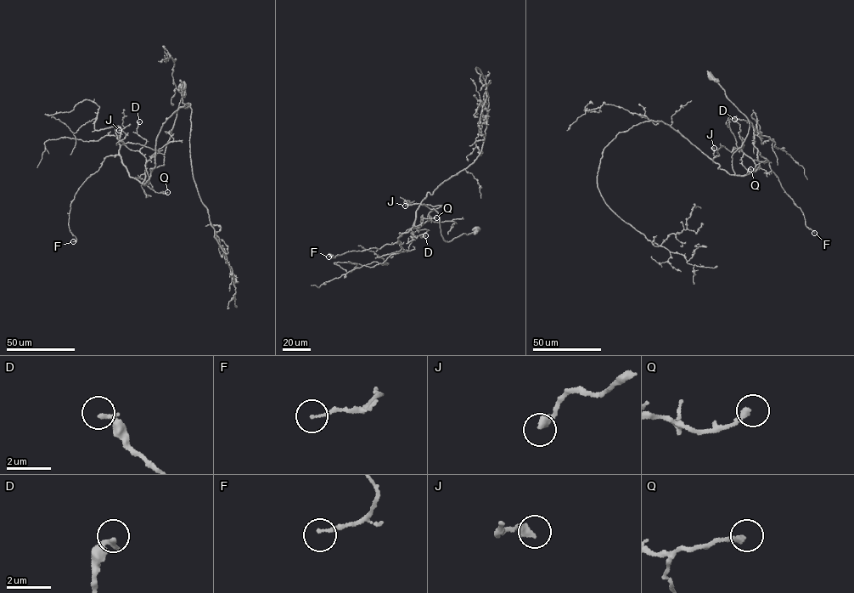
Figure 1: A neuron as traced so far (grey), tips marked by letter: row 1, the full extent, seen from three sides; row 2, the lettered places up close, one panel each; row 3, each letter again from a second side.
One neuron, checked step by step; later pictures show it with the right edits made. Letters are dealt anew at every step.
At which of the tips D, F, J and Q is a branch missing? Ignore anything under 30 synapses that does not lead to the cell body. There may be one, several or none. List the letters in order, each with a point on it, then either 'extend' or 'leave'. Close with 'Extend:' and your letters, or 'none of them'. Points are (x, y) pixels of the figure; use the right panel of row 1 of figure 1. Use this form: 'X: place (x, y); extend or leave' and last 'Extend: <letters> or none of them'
D: place (734, 119); leave
F: place (814, 233); leave
J: place (714, 148); leave
Q: place (750, 169); leave
Extend: none of them

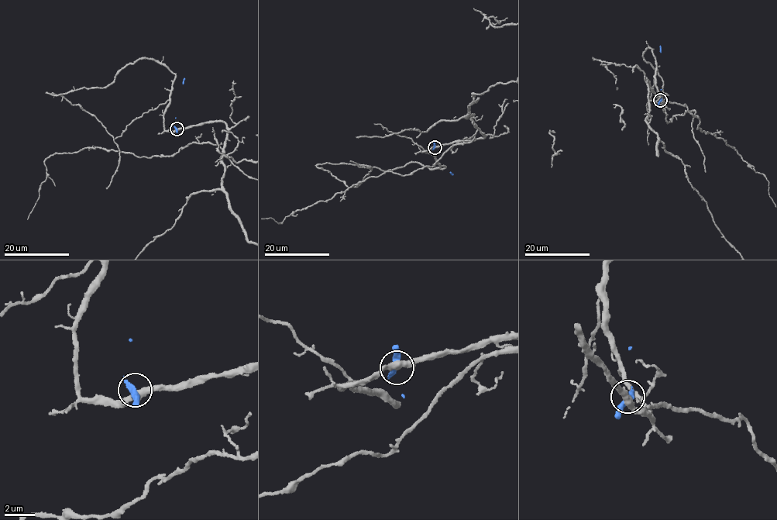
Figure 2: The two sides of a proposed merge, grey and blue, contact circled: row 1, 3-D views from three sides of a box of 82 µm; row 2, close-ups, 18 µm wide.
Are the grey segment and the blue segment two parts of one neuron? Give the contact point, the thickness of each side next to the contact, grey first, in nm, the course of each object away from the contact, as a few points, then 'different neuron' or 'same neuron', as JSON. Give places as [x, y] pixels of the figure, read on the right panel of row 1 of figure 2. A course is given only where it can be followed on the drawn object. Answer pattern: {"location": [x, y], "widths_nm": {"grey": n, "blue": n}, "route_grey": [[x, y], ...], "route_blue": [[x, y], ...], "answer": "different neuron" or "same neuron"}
{"location": [660, 100], "widths_nm": {"grey": 380, "blue": 480}, "route_blue": [[661, 99], [660, 46]], "answer": "different neuron"}

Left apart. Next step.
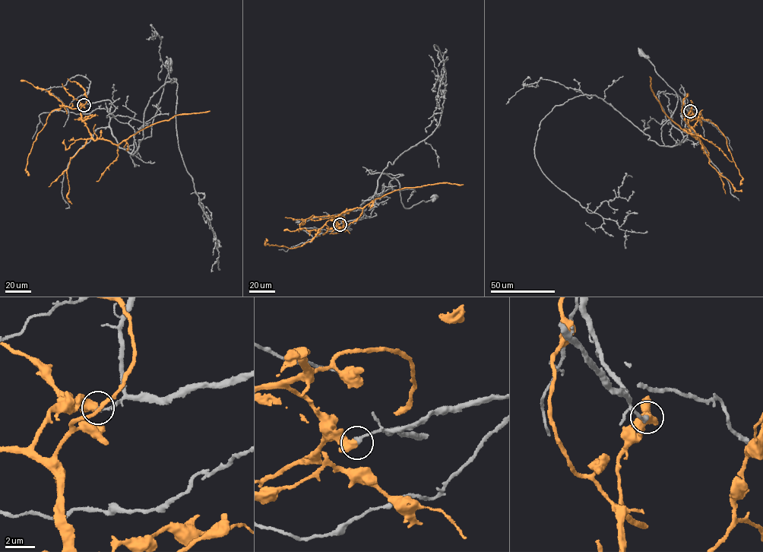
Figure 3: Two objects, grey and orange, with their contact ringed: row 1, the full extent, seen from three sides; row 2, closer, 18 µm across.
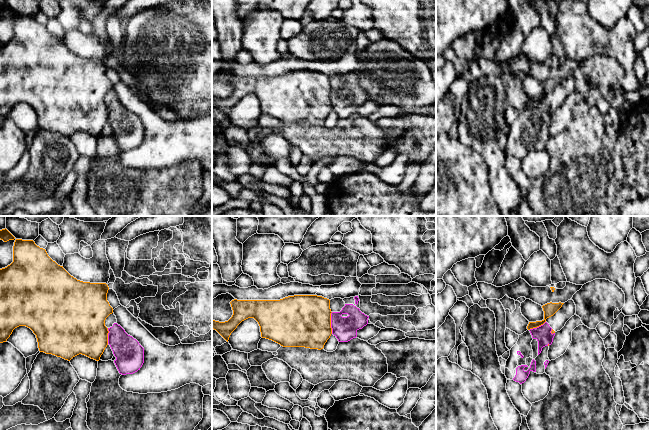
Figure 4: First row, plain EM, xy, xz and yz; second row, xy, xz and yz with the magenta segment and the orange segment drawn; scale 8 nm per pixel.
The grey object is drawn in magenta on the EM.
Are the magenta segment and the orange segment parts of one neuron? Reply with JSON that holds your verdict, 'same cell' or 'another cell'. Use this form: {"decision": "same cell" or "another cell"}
{"decision": "another cell"}

